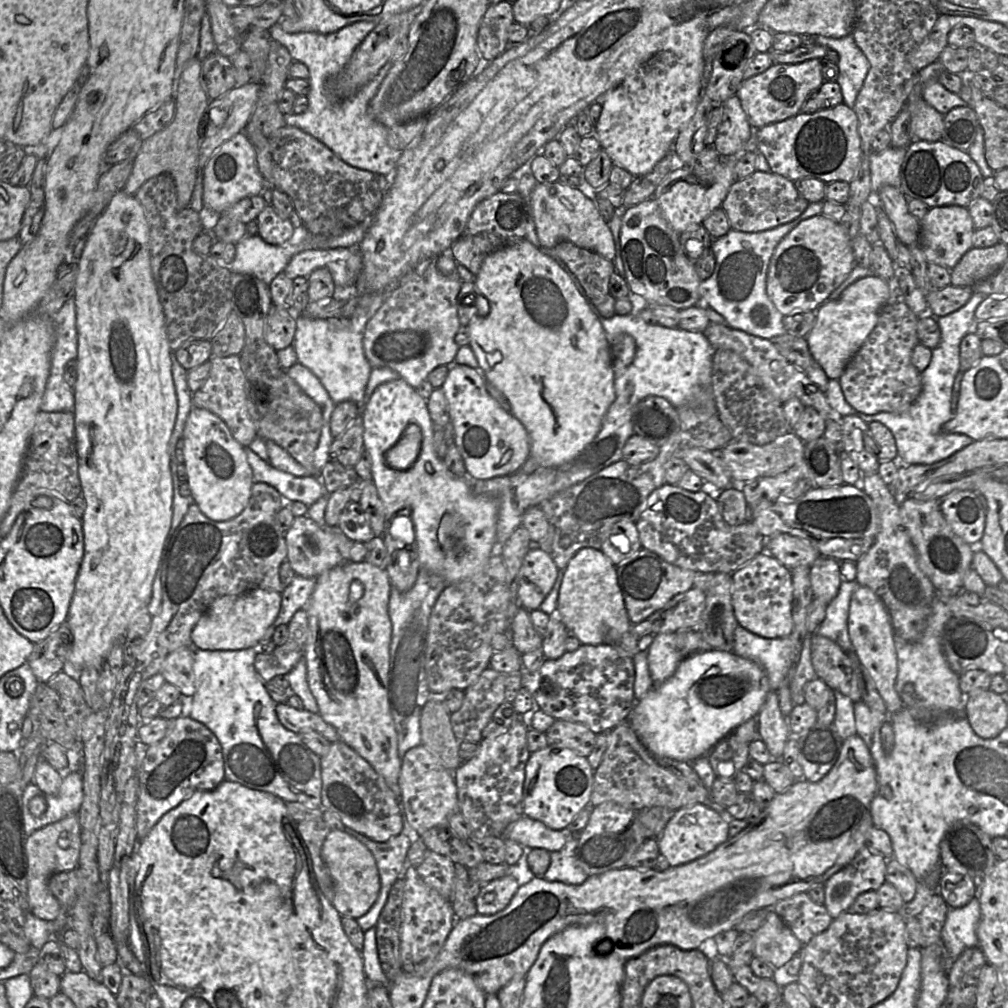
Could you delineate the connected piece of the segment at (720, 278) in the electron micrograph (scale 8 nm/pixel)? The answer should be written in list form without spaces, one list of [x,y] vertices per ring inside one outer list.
[[[823,202],[809,203],[807,209],[795,220],[760,232],[742,232],[731,229],[713,239],[711,251],[715,256],[715,269],[699,286],[700,301],[722,315],[726,324],[748,334],[772,339],[787,331],[783,315],[767,295],[767,273],[771,257],[780,241],[801,221],[822,214]]]

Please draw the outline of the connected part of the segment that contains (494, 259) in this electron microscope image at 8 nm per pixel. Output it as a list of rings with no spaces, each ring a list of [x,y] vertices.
[[[522,239],[503,248],[497,249],[485,257],[481,268],[474,278],[475,293],[472,301],[475,306],[477,295],[481,295],[482,305],[476,306],[478,312],[472,312],[467,325],[469,346],[471,347],[479,367],[484,371],[488,382],[499,389],[508,399],[511,413],[522,423],[529,436],[530,456],[543,468],[554,468],[572,460],[598,434],[603,419],[615,400],[614,372],[611,365],[608,340],[602,325],[592,313],[584,298],[578,292],[570,275],[550,256],[541,252],[527,239]]]

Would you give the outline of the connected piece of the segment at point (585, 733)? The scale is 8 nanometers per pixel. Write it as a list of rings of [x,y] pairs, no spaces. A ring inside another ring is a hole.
[[[560,719],[545,733],[549,745],[574,750],[584,757],[592,752],[597,738],[585,725]]]

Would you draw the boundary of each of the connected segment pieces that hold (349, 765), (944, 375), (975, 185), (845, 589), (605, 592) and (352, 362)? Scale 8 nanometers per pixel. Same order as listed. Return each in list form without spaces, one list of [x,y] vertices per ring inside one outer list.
[[[343,741],[332,743],[329,752],[321,757],[321,778],[323,809],[336,813],[346,827],[376,842],[385,842],[403,831],[405,819],[400,797],[389,788],[384,778],[375,771],[368,761]]]
[[[974,292],[969,301],[960,309],[937,318],[941,331],[939,345],[932,349],[931,361],[921,373],[922,391],[910,408],[901,413],[880,412],[875,415],[866,415],[851,407],[841,390],[839,380],[828,380],[825,391],[827,401],[834,414],[838,417],[855,415],[866,423],[879,422],[886,426],[894,436],[897,456],[900,464],[927,465],[944,460],[957,451],[971,444],[974,440],[965,434],[943,433],[942,426],[953,418],[951,411],[952,389],[955,377],[960,370],[960,343],[963,337],[973,331],[975,310],[987,296]]]
[[[942,140],[913,141],[907,147],[901,167],[901,190],[907,198],[918,199],[929,208],[958,205],[968,208],[981,195],[983,176],[968,155]]]
[[[842,580],[837,595],[827,606],[825,619],[816,631],[837,643],[846,653],[852,649],[848,631],[850,601],[858,586],[855,580]]]
[[[582,548],[575,553],[564,571],[560,586],[556,616],[568,631],[573,632],[581,644],[602,645],[617,644],[621,637],[632,627],[624,605],[624,599],[618,584],[616,566],[601,551],[594,548]]]
[[[299,315],[295,322],[292,346],[297,355],[297,363],[305,366],[319,379],[335,404],[351,400],[362,409],[372,370],[363,348],[364,318],[315,319]]]

